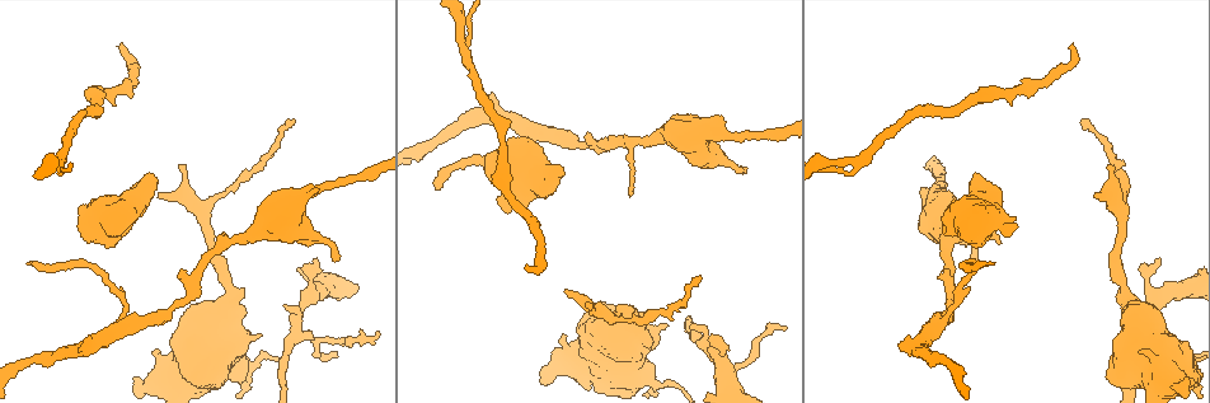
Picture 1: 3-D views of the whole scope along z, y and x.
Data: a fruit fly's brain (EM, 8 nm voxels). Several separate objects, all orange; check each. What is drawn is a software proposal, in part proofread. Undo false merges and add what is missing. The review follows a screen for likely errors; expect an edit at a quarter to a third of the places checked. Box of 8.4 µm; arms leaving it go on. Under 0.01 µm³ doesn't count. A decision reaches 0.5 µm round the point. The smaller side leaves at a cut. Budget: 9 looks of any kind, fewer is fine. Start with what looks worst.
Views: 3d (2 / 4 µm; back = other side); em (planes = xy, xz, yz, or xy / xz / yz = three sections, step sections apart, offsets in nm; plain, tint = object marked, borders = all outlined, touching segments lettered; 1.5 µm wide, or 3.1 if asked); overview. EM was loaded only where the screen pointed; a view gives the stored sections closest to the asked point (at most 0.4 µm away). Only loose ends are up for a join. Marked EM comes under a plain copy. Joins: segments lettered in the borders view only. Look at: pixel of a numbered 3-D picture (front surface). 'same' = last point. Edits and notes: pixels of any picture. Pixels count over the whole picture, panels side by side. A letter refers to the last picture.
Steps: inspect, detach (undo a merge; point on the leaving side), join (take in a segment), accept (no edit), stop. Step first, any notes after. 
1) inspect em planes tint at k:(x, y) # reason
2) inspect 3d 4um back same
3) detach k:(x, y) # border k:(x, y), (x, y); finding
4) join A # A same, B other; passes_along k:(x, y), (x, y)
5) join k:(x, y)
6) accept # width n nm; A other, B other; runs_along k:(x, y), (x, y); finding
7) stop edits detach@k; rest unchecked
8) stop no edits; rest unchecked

inspect em planes tint at 1:(975, 174) # free end

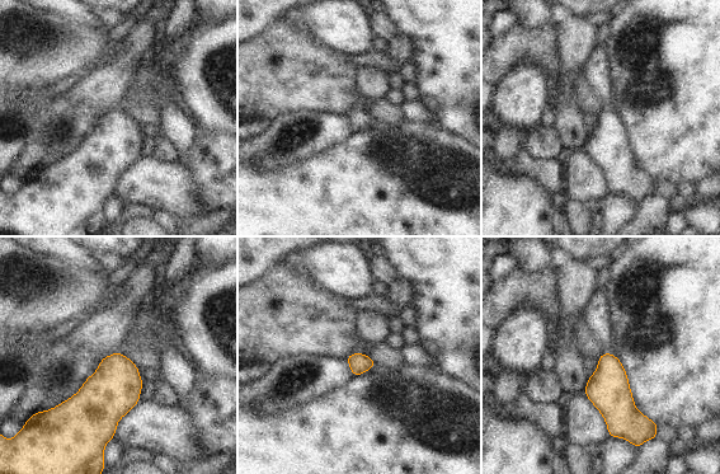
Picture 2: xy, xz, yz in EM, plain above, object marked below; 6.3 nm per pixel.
inspect em planes borders same

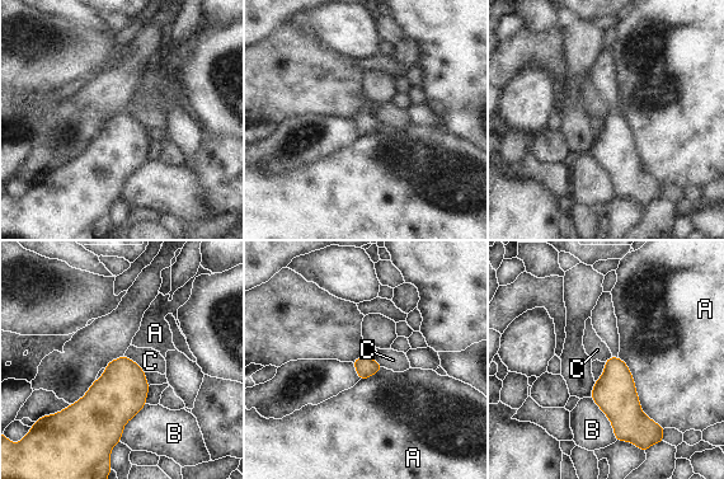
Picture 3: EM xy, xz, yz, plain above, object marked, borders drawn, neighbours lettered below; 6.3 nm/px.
accept # A other, B other, C other; border 3:(123, 356), (134, 360), (145, 371); no lettered segment goes on from it

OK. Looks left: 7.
inspect em yz step 8 borders at 1:(526, 268) # free end

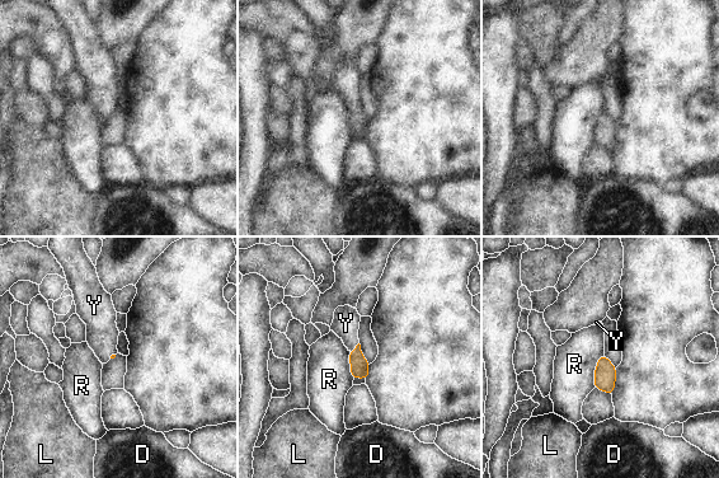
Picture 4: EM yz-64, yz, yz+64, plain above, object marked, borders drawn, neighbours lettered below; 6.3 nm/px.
inspect em planes borders same # another direction

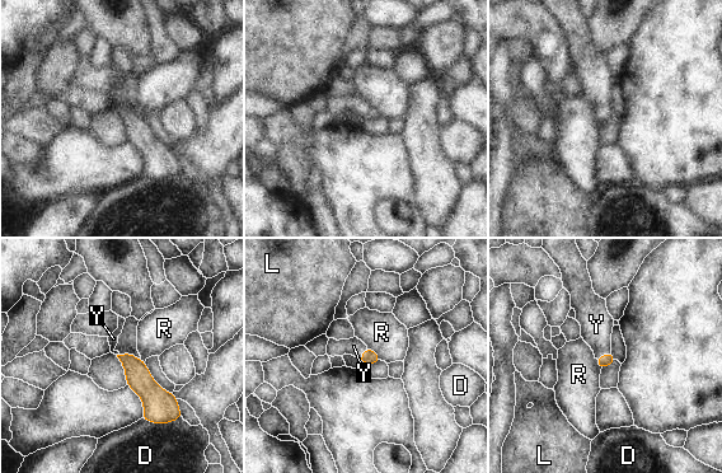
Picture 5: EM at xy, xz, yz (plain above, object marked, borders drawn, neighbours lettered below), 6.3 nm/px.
join Y # D other, L other, R other, Y same; passes_along 5:(605, 360), (603, 355), (596, 324); the cell continues

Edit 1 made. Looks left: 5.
inspect 3d 4um at 1:(588, 304) # branch stops here

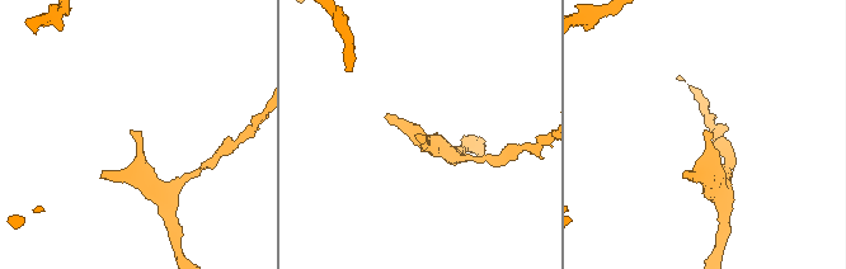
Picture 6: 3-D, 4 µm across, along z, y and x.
inspect em planes borders at 6:(131, 131) # shape alone is not enough

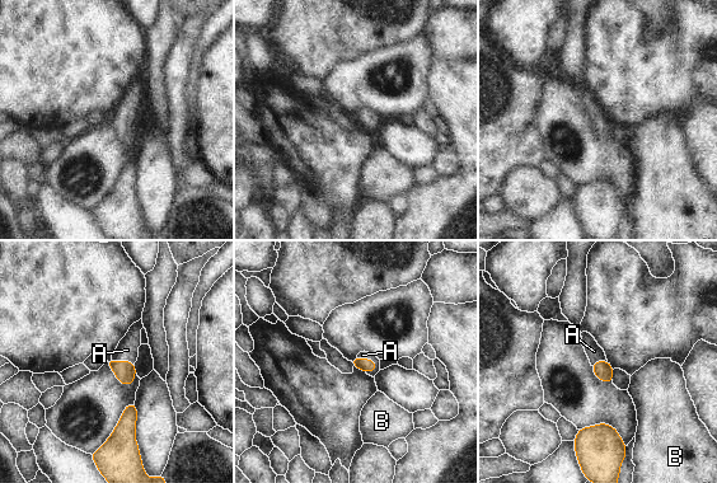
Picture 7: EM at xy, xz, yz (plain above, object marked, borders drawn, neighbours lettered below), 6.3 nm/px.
join A # longest_contact A 150 nm; A same, B other; passes_along 7:(366, 365), (368, 359), (362, 355); the cell continues

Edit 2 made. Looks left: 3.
inspect 3d 4um at 1:(919, 346) # branch point

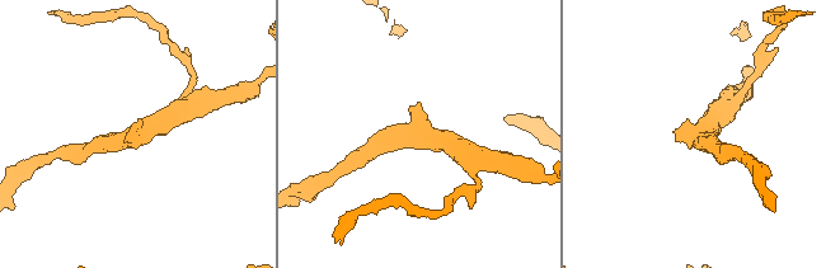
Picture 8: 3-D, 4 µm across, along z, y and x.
inspect em planes borders at 8:(139, 132)

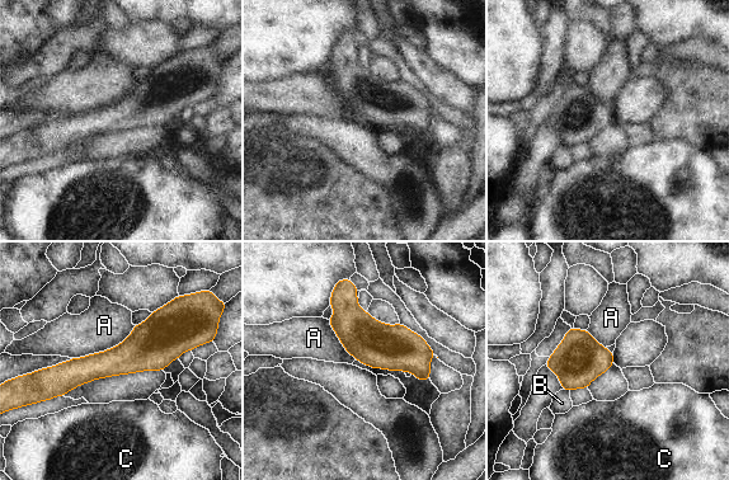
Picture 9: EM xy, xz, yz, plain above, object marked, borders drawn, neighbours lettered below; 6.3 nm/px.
accept # A other, B other, C other; runs_along 9:(174, 352), (37, 375); all the same cell

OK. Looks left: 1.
stop edits join@5, join@7; rest unchecked

